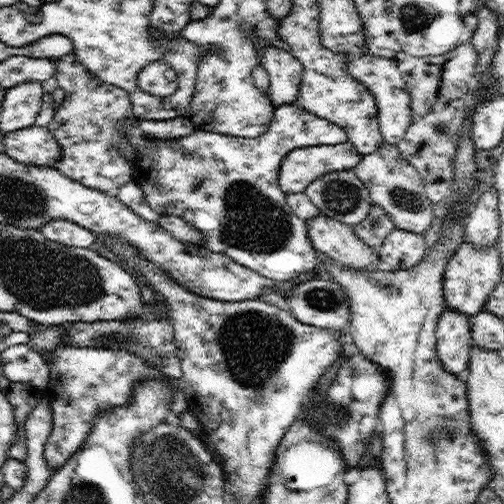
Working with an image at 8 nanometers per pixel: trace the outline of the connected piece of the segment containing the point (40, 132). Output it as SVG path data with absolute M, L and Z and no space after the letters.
M36 126L3 133L5 153L20 163L54 167L60 159L60 148L56 138L47 127Z

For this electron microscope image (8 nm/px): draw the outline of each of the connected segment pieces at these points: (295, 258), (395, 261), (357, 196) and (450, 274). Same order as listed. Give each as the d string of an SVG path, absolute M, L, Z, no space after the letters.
M282 104L282 106L275 107L274 115L272 115L272 121L270 121L270 127L268 130L257 136L256 138L244 138L244 137L234 137L227 134L218 134L216 132L204 132L202 130L194 130L192 134L188 136L178 137L176 143L180 145L180 148L176 150L174 144L170 146L162 146L162 148L154 148L151 138L144 134L144 130L141 128L141 121L135 118L130 118L130 120L124 120L126 126L122 133L126 135L127 141L125 145L131 145L142 147L142 157L140 158L140 165L136 164L134 166L135 170L135 181L142 184L143 193L148 204L160 215L174 215L184 219L186 222L192 223L196 229L202 231L204 235L204 246L208 247L208 250L215 253L222 253L230 257L231 260L238 262L242 266L254 270L261 274L262 276L271 278L276 284L282 284L284 281L292 281L303 272L308 272L308 270L315 270L319 268L320 258L316 254L316 249L312 246L309 238L308 226L304 220L298 218L294 211L290 208L287 203L287 195L284 190L280 188L278 184L278 177L280 177L280 165L282 161L286 158L286 155L294 149L304 148L307 146L318 146L318 145L336 145L348 140L347 134L334 122L326 120L326 118L320 118L315 114L310 114L310 111L306 111L302 108L302 105L296 104Z
M395 228L376 251L380 261L398 271L420 264L429 248L423 235Z
M353 170L330 171L310 183L304 193L322 214L353 227L372 208L369 190Z
M462 241L444 267L443 294L446 306L466 314L469 318L474 317L484 310L486 299L502 280L502 263L497 243L488 247L474 248L474 243Z

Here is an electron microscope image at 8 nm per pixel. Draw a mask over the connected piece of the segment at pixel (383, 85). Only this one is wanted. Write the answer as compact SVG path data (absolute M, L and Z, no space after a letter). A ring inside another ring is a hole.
M360 55L350 58L346 72L362 82L367 90L373 94L378 106L378 122L384 143L397 145L411 124L410 94L406 83L402 79L397 62L395 59L382 58L382 56Z

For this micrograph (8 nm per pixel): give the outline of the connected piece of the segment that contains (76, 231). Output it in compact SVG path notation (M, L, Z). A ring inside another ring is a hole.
M54 219L40 227L40 230L48 240L66 246L89 248L97 240L97 236L92 231L66 219Z

